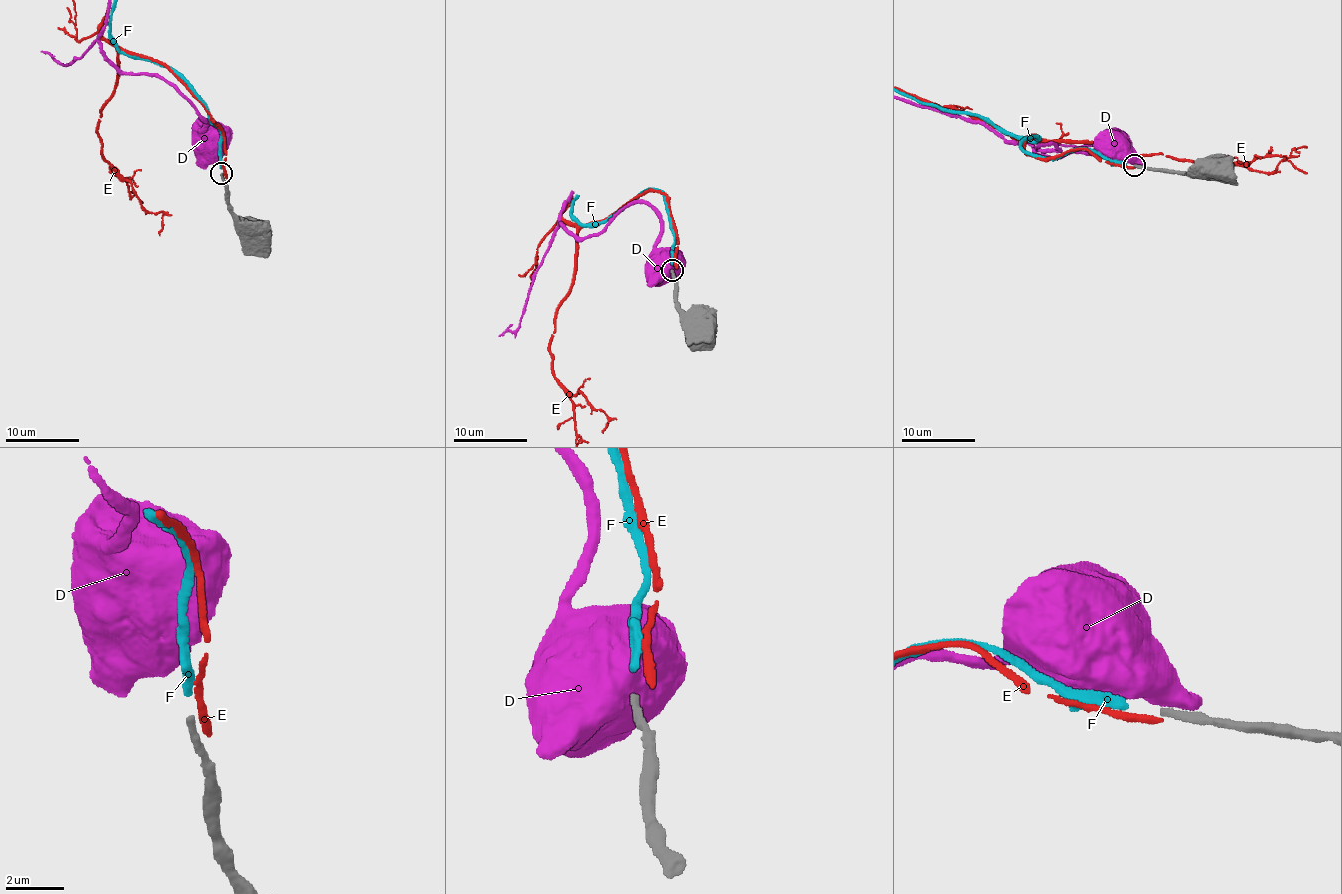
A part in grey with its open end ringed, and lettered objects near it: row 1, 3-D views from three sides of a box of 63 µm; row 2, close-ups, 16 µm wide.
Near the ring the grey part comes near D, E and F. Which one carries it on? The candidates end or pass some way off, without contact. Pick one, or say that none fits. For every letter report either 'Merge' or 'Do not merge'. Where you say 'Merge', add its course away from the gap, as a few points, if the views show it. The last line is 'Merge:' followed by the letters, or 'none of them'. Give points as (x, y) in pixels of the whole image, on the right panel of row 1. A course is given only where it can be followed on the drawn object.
D: Do not merge
E: Do not merge
F: Merge
Merge: F

